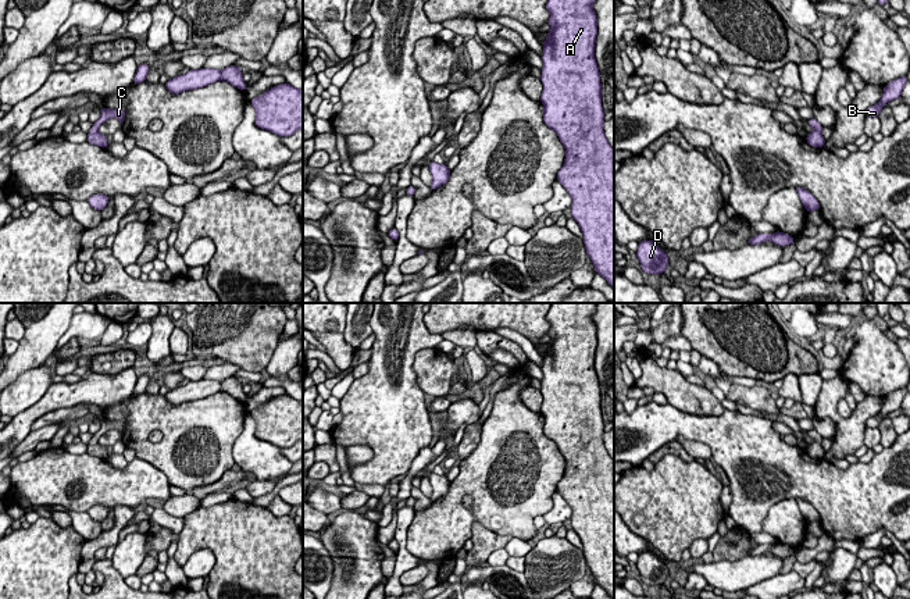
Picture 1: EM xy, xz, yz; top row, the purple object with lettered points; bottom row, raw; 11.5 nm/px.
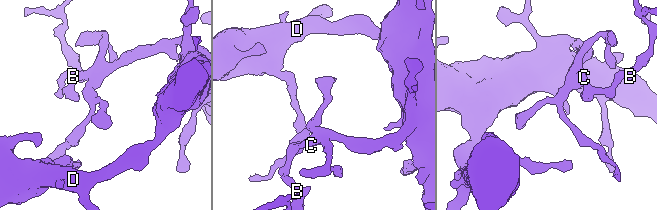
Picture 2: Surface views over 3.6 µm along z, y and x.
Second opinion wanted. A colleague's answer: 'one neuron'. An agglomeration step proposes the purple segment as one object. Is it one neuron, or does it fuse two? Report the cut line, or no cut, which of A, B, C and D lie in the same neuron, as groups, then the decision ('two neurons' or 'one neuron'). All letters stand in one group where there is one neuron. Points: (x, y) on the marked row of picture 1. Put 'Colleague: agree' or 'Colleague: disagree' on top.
Colleague: agree
cut none; groups A B C D; one neuron

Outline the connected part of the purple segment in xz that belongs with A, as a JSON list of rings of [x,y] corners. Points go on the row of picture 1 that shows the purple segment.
[[[547,0],[546,8],[550,13],[547,24],[552,26],[552,29],[547,32],[546,40],[542,42],[543,54],[540,57],[543,67],[540,69],[540,81],[543,90],[540,103],[543,104],[543,122],[557,133],[560,142],[565,149],[564,164],[557,172],[557,181],[567,189],[572,199],[572,203],[570,206],[571,217],[578,222],[582,231],[586,254],[590,257],[590,261],[595,265],[595,272],[602,275],[609,282],[609,285],[614,288],[614,153],[603,131],[604,113],[602,107],[602,83],[599,67],[595,58],[595,43],[597,36],[597,18],[595,10],[592,8],[595,1],[596,0]]]

